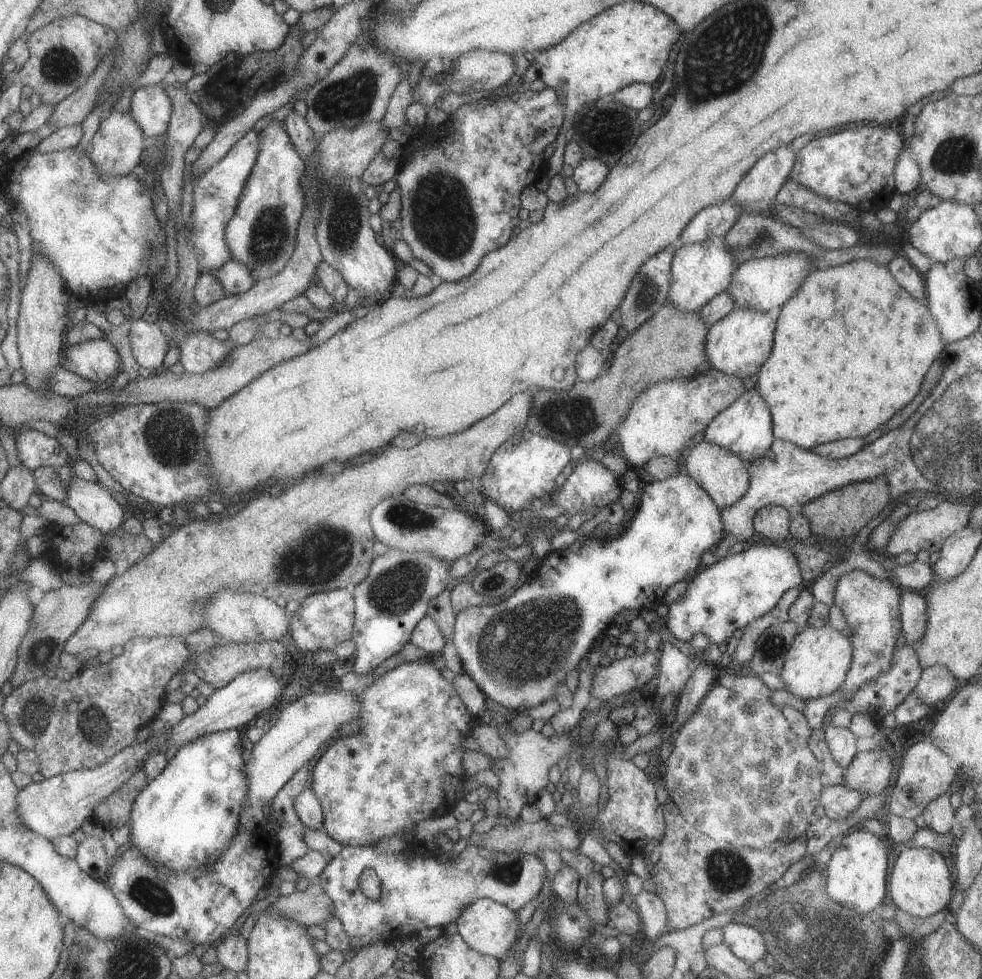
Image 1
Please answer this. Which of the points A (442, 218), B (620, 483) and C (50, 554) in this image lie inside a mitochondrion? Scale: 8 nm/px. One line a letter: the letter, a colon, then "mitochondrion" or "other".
A: mitochondrion
B: other
C: other

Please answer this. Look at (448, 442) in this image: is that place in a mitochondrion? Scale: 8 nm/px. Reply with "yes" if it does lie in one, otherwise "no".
no

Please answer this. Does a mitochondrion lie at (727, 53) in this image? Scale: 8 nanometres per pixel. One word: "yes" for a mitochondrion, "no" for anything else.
yes

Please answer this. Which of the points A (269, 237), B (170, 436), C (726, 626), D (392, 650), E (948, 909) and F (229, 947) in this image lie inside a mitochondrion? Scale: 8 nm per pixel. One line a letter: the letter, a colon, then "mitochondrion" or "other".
A: mitochondrion
B: mitochondrion
C: other
D: other
E: other
F: other

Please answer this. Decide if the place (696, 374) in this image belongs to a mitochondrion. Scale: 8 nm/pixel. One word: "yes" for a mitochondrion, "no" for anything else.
no

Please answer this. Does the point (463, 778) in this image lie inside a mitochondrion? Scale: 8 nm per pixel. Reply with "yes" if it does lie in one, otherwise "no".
no

